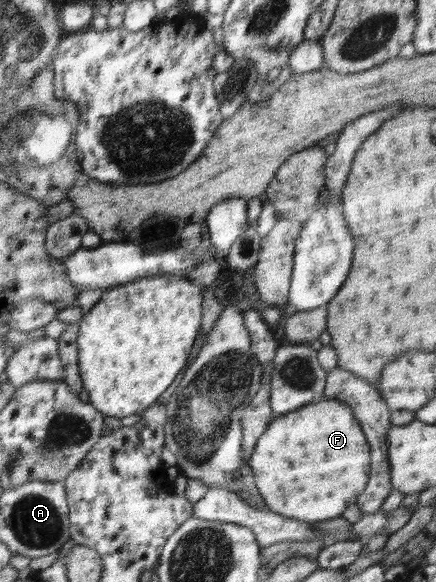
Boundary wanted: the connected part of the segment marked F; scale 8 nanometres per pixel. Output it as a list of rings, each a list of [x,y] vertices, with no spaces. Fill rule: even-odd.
[[[323,398],[319,402],[305,405],[300,409],[288,412],[280,417],[274,417],[273,422],[269,424],[269,428],[267,428],[267,430],[261,434],[259,440],[257,440],[253,454],[251,454],[251,458],[249,458],[248,465],[254,474],[254,484],[257,486],[257,490],[263,497],[269,511],[297,519],[298,521],[315,523],[342,516],[343,512],[345,512],[351,504],[356,504],[357,497],[364,491],[370,478],[370,452],[369,443],[367,442],[363,429],[361,429],[361,425],[359,425],[359,421],[357,421],[353,414],[353,409],[337,399]]]

